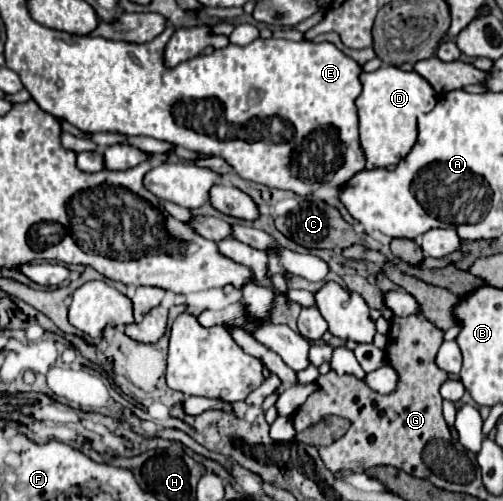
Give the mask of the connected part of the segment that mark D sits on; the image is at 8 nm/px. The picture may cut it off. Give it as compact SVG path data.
M380 66L376 72L364 72L362 94L356 98L356 108L360 116L360 142L366 152L366 168L386 168L396 166L414 146L418 128L416 114L420 108L436 106L434 88L416 72L404 72L396 66Z

